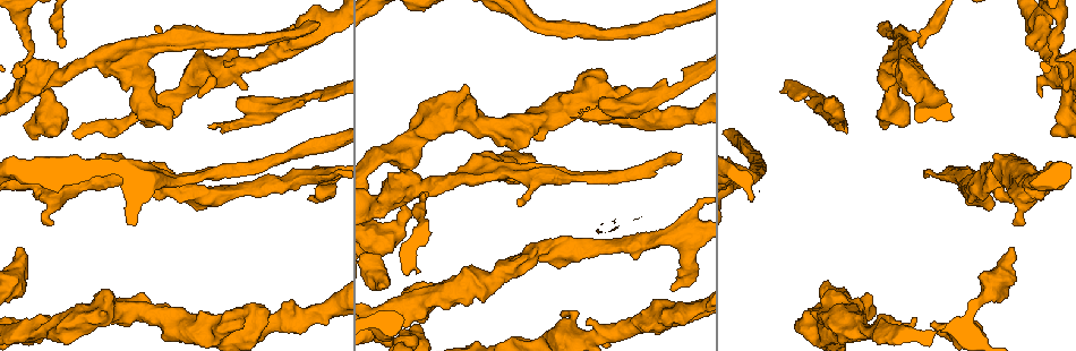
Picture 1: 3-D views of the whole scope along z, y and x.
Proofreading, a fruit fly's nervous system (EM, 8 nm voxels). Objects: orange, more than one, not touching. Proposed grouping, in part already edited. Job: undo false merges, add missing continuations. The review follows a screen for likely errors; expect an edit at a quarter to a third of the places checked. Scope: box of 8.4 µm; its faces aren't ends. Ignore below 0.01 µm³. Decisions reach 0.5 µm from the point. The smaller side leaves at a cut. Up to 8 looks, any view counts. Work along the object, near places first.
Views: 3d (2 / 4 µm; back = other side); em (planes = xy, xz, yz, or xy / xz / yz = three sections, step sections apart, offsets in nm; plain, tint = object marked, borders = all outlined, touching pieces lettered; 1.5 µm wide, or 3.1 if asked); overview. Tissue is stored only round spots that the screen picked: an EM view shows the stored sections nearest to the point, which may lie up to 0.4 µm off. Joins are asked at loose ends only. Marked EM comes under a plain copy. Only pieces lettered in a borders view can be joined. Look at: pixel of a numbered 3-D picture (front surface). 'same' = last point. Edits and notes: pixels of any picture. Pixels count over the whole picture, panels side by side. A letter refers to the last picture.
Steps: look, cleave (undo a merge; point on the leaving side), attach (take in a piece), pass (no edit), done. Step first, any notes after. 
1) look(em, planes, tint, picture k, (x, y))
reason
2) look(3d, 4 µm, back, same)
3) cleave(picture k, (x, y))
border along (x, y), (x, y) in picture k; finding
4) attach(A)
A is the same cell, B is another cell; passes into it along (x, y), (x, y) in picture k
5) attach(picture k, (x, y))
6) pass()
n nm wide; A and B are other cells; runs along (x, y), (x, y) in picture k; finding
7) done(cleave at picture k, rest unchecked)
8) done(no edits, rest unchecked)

look(3d, 4 µm, picture 1, (386, 285))
an open end

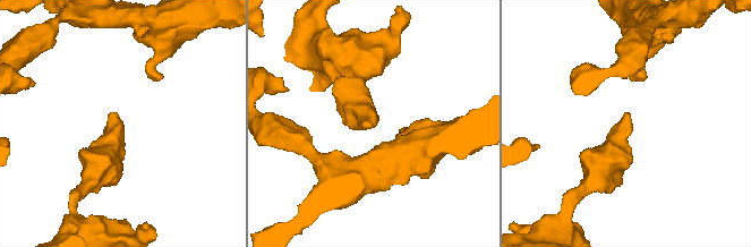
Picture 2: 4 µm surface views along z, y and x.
look(em, planes, tint, picture 2, (373, 124))
shape alone is not enough

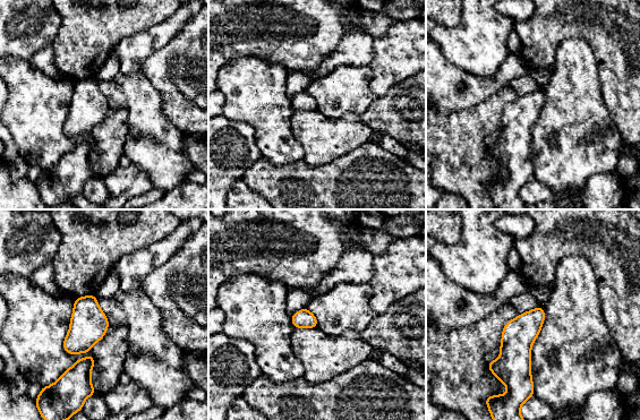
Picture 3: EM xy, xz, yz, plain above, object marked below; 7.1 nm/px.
look(em, planes, borders, same)

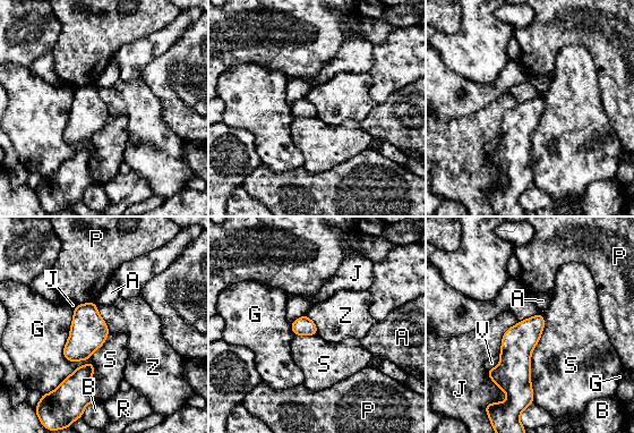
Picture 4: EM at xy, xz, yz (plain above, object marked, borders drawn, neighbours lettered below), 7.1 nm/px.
pass()
A, B, G, J, P, R, S, V and Z are other cells; border along (543, 313), (531, 351), (533, 401) in picture 4; no lettered piece goes on from it

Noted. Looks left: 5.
look(em, planes, borders, picture 1, (405, 205))
stops while still wide

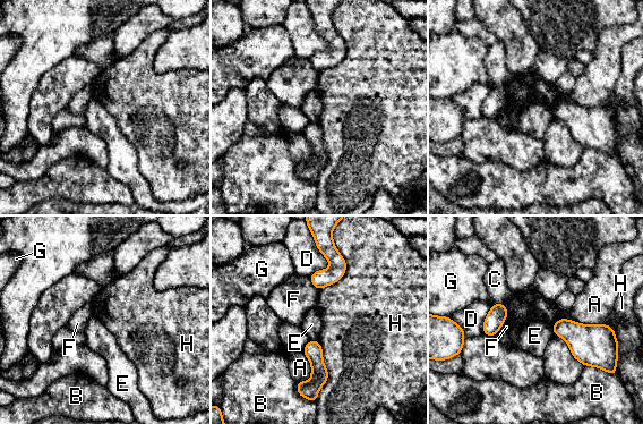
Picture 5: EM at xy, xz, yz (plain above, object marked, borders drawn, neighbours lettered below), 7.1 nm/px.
pass()
A, B, C, D, E, F, G and H are other cells; runs along (315, 342), (313, 398) in picture 5; no lettered piece goes on from it

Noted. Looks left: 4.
look(em, planes, borders, picture 1, (319, 25))
end of a long branch

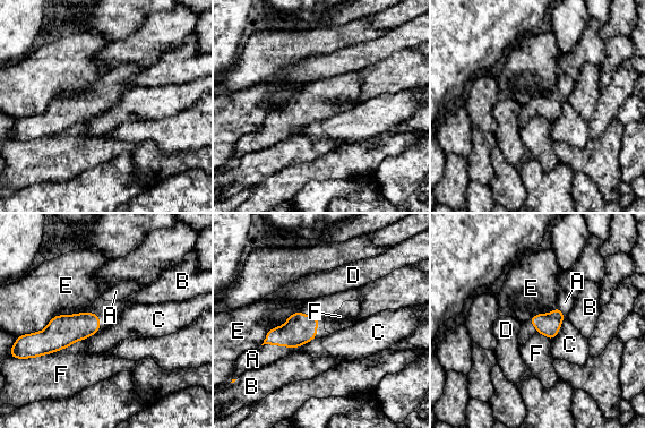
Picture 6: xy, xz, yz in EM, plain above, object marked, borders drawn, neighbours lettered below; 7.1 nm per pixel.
attach(A)
A is the same cell, B, C, D, E and F are other cells; passes into it along (299, 328), (277, 344), (252, 359) in picture 6; the neuron continues

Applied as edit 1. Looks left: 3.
done(attach at picture 6, rest unchecked)

